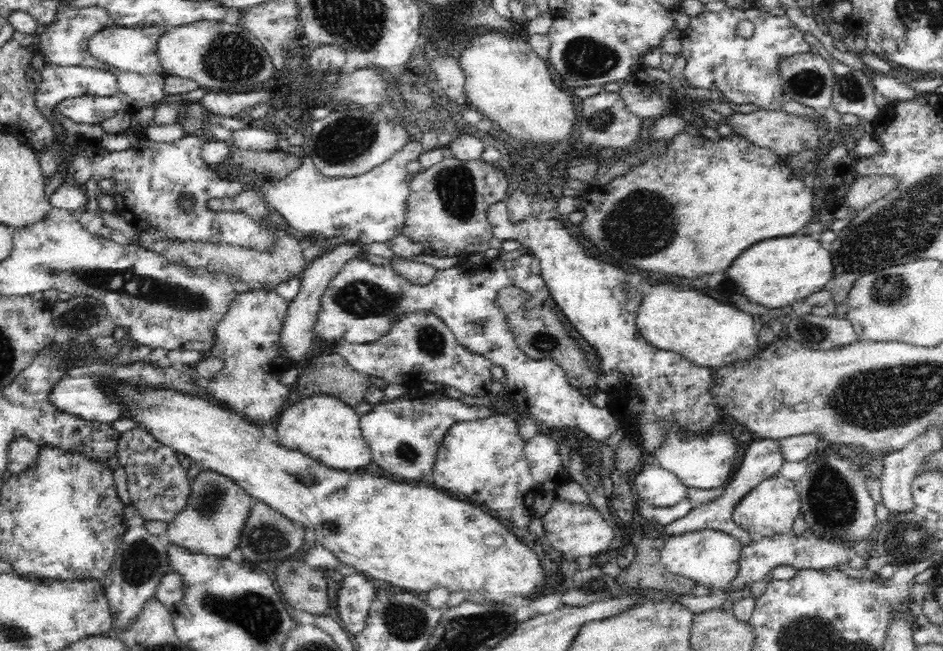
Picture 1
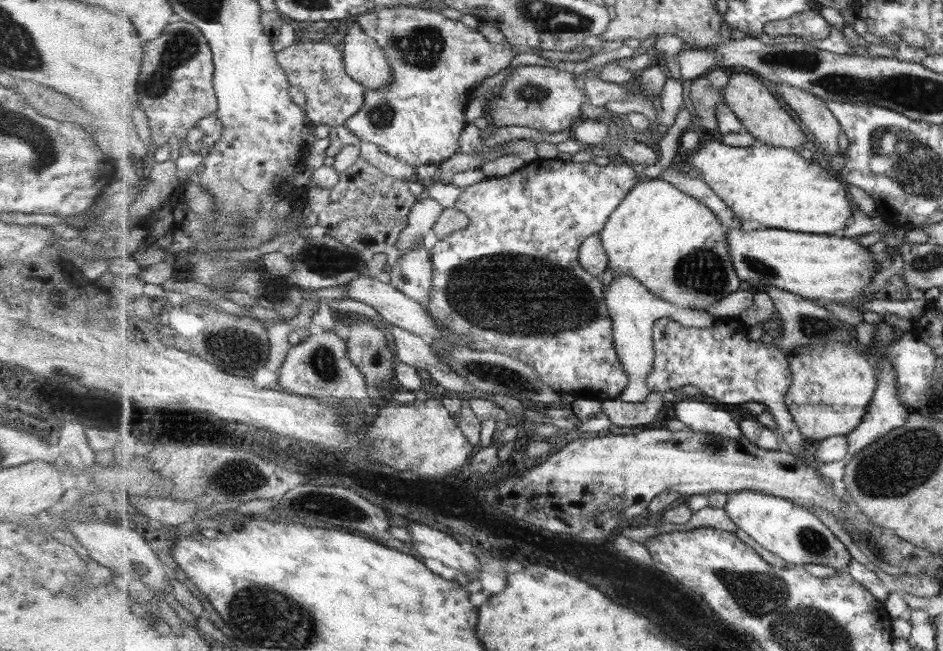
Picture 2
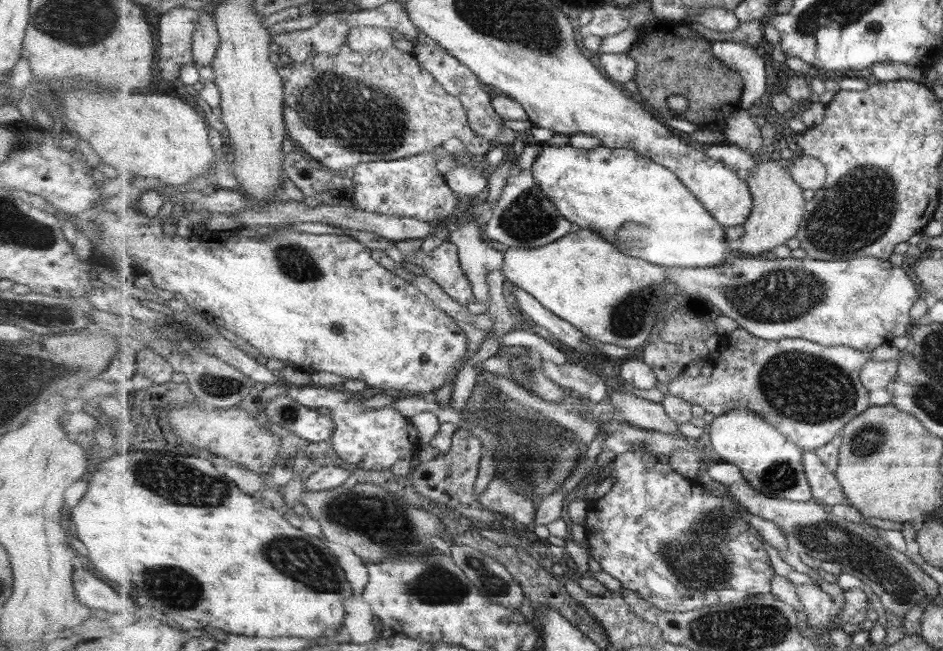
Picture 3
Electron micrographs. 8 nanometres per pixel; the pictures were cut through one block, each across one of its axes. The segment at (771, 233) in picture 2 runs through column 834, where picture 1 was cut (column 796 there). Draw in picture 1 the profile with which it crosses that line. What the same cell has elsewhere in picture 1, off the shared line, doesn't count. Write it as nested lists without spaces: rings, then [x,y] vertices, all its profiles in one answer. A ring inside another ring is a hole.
[[[798,234],[758,242],[750,246],[730,268],[728,284],[736,294],[743,295],[770,309],[782,308],[803,301],[806,296],[820,292],[834,278],[832,251],[826,250],[816,237]]]

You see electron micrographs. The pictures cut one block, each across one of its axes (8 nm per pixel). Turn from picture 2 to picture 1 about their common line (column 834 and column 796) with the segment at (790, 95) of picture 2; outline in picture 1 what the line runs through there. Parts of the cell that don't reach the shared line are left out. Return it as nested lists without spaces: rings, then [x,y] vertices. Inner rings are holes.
[[[761,109],[750,112],[750,114],[735,112],[727,118],[721,118],[720,122],[728,124],[732,128],[731,134],[738,133],[756,146],[774,150],[785,160],[796,156],[798,152],[815,148],[818,146],[818,142],[824,140],[824,136],[830,132],[828,118],[824,117],[823,112],[818,111],[816,114],[796,115],[783,110]]]

